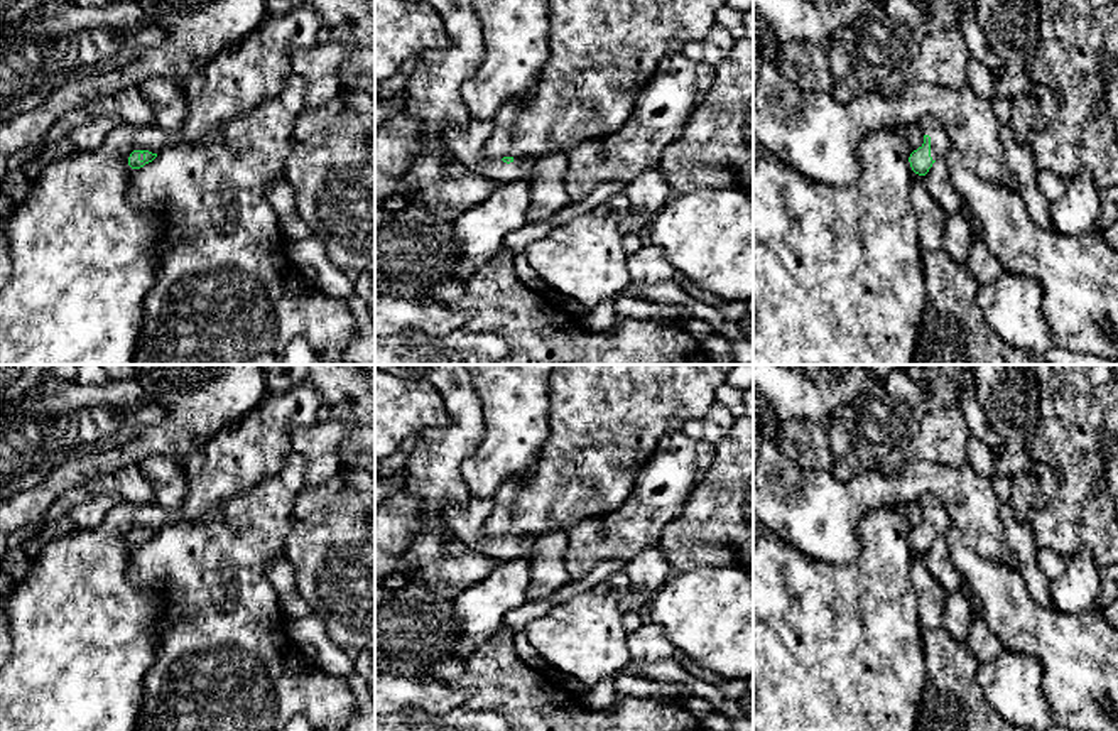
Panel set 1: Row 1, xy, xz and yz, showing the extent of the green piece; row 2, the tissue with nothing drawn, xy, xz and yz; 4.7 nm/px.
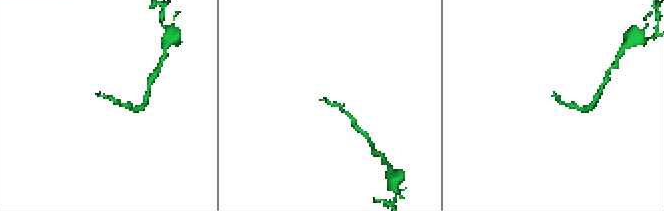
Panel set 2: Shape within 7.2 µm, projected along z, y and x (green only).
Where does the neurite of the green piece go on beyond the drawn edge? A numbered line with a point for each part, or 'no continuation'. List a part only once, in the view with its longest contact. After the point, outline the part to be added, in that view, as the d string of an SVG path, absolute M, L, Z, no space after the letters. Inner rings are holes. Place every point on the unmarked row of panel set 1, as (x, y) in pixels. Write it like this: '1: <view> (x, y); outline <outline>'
1: yz (939, 522); outline M925 495L917 501L917 505L922 508L924 513L931 515L932 539L944 535L951 525L951 520L941 500L934 495Z

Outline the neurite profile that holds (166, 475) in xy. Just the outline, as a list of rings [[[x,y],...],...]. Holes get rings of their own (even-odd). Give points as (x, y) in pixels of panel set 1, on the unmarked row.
[[[149,456],[138,466],[152,485],[155,503],[174,510],[184,501],[186,478],[179,461],[167,456]]]

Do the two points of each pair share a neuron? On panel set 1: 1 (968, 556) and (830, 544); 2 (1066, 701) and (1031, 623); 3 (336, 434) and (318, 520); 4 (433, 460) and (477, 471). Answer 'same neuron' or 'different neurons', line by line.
1: different neurons
2: same neuron
3: different neurons
4: different neurons

